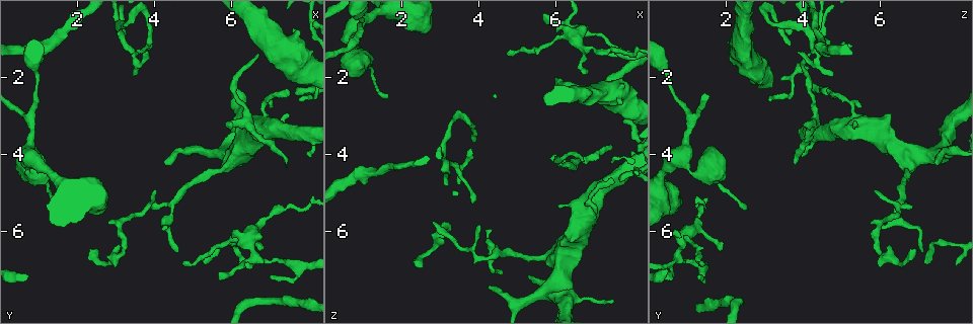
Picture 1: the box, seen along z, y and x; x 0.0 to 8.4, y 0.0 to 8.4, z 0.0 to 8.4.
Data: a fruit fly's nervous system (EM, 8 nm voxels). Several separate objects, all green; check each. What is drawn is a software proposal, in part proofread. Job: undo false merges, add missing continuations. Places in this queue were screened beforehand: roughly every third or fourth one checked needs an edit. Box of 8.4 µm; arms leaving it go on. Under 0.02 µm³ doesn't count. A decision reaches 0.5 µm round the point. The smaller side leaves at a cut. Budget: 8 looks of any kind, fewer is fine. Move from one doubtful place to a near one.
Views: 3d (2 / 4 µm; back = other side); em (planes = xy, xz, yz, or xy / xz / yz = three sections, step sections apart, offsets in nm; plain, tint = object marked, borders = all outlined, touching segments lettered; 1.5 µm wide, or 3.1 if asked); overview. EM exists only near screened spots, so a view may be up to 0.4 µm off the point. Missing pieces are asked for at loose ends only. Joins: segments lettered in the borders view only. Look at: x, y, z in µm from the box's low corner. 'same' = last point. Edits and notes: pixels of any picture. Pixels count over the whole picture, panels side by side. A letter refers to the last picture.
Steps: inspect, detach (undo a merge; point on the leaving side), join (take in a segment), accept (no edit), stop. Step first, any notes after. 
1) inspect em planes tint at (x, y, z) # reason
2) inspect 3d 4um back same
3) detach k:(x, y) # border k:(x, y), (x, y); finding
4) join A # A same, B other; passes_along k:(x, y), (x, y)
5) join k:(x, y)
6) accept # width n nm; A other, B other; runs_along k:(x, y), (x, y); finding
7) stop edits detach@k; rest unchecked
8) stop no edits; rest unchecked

inspect em yz step 4 borders at (2.50, 6.45, 6.85) # an open end

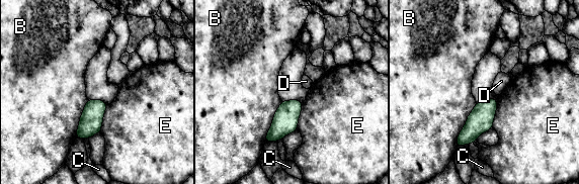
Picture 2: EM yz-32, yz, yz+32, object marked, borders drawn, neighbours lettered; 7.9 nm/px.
inspect em planes borders same

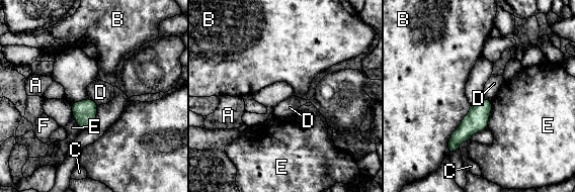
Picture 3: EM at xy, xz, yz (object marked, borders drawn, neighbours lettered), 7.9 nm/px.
accept # width 180 nm; A other, B other, C other, D other, E other, F other; border 3:(89, 98), (97, 105); none of them fits

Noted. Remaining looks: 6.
inspect 3d 4um at (4.25, 4.20, 7.45) # free end

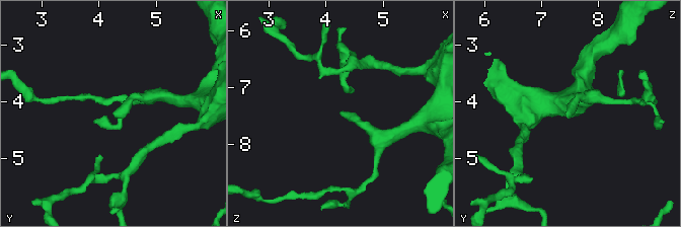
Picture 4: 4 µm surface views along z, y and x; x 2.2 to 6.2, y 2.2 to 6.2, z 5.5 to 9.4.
inspect em xy step 4 borders at (4.25, 4.20, 7.45)

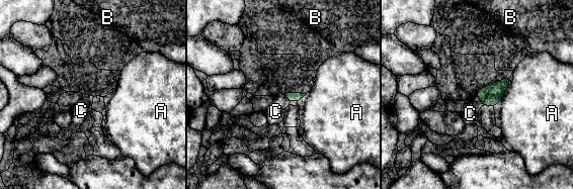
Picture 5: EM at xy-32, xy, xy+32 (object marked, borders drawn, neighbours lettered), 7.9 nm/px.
join 5:(470, 113) # A other, B other, C same; passes_along 5:(490, 95), (481, 101), (470, 113); the neuron continues

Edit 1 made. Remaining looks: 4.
inspect overview

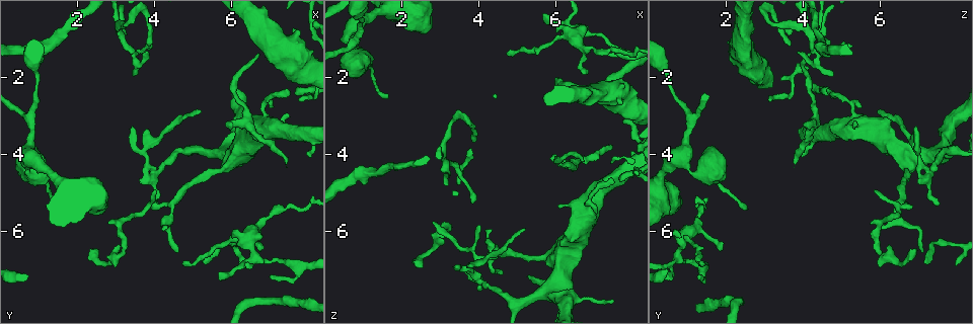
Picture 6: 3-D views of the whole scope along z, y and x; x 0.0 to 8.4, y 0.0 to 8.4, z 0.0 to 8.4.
inspect em planes tint at (3.85, 1.15, 3.65) # tapers out

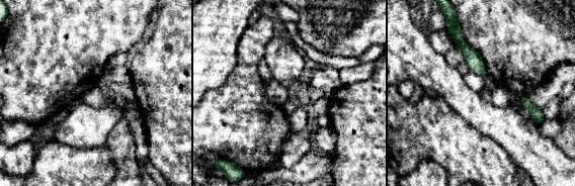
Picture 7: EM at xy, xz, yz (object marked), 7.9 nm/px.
inspect em planes borders same

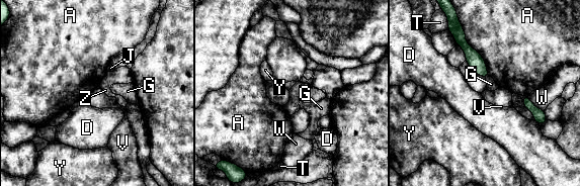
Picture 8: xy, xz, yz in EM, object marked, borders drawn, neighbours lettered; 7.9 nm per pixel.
accept # A other, D other, G other, J other, T other, V other, W other, Y other, Z other; runs_along 8:(454, 21), (461, 41), (485, 74); no lettered segment goes on from it

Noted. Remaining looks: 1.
stop edits join@5; rest unchecked

